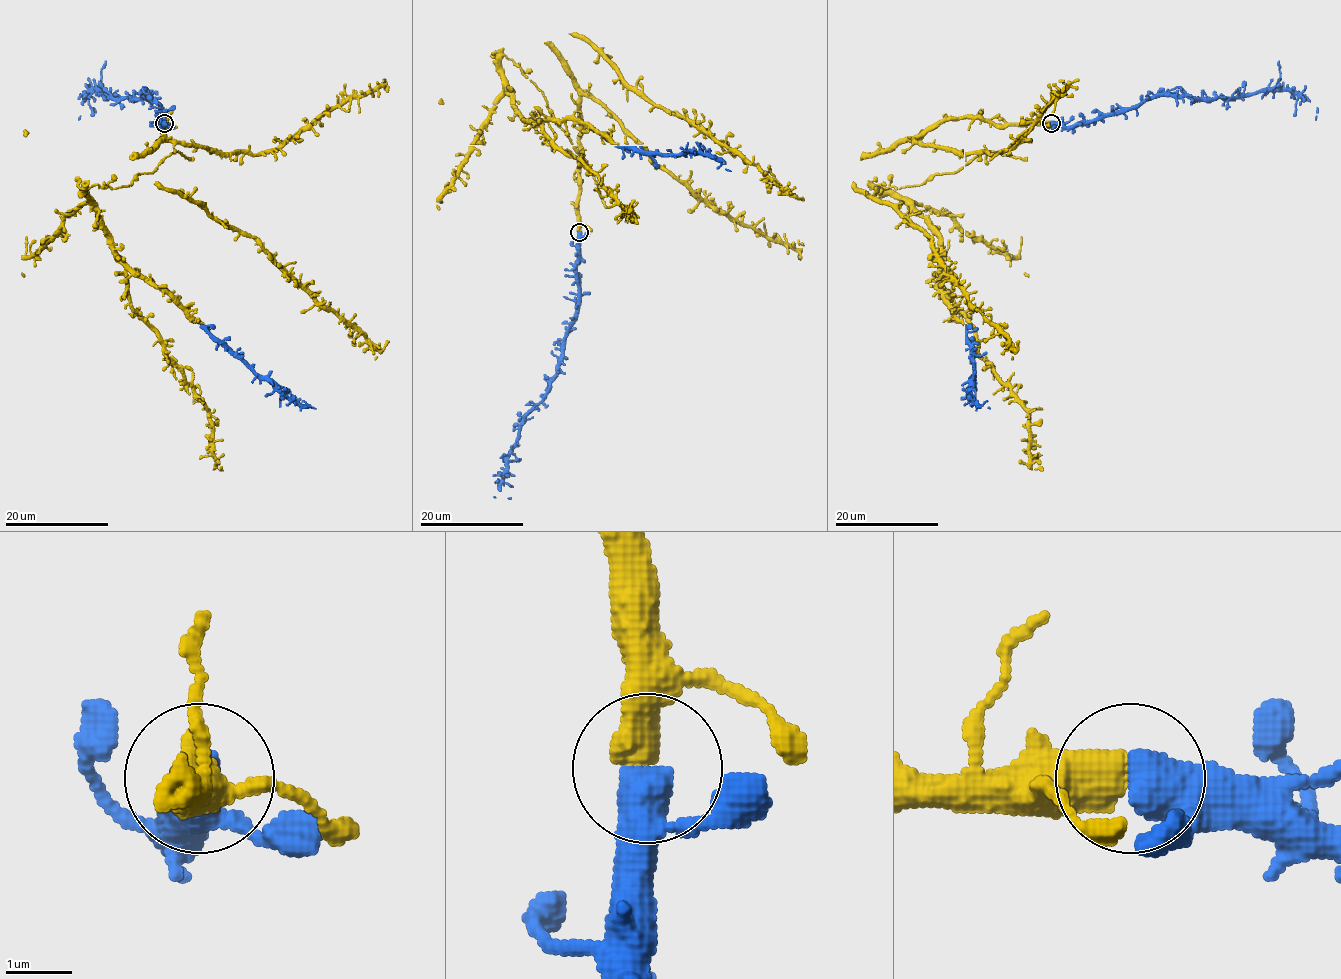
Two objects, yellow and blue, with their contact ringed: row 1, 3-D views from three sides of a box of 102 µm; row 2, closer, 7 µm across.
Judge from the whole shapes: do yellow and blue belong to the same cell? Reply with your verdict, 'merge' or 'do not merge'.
merge

